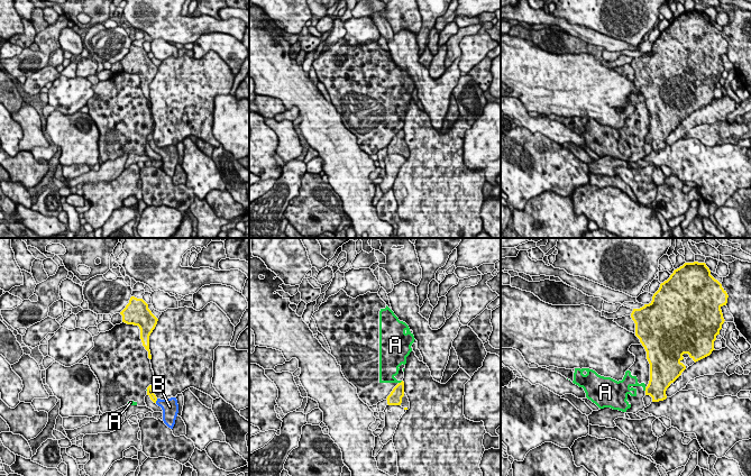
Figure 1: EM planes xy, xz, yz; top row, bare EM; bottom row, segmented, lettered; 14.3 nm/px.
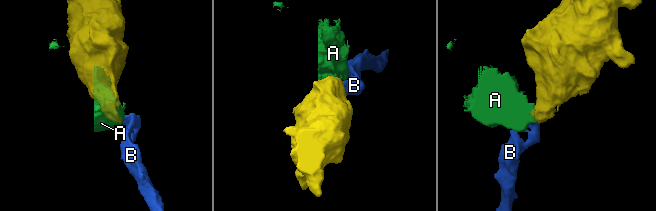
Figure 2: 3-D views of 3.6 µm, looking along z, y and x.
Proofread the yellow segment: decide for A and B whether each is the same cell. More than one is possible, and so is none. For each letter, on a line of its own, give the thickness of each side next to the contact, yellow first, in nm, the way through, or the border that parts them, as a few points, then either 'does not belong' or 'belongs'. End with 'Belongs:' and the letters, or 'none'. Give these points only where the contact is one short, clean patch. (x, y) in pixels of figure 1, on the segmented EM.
A: 190 nm thick on the yellow side, 260 nm on the other; border along xz (402, 381), (399, 383); does not belong
B: 100 nm thick on the yellow side, 240 nm on the other; runs through xy (149, 390), (156, 400), (170, 406); belongs
Belongs: B

